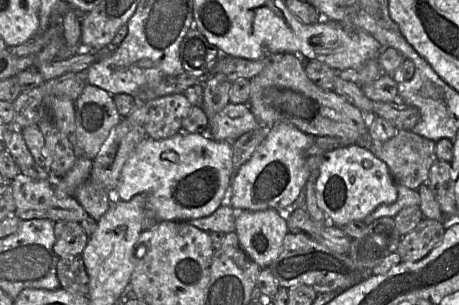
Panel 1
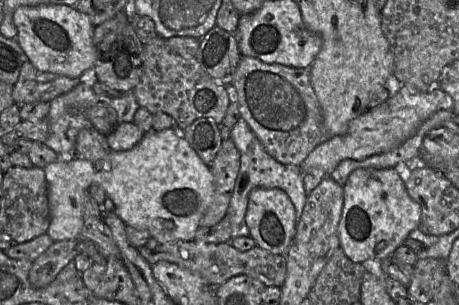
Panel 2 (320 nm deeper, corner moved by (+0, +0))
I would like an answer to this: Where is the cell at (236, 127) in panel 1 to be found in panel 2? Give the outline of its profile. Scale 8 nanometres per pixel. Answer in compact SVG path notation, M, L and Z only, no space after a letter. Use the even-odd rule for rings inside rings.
M241 117L231 129L231 139L240 153L240 169L235 181L232 198L227 211L231 224L231 237L249 237L245 216L250 192L255 188L280 189L292 201L296 211L296 225L301 218L308 194L304 188L304 174L299 166L282 164L272 158Z

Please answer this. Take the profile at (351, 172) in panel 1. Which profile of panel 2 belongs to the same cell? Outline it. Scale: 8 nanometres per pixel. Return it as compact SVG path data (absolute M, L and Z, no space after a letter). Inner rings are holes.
M359 168L352 171L343 185L344 204L338 226L340 248L355 263L381 261L405 245L409 233L421 220L419 205L410 197L395 168Z

